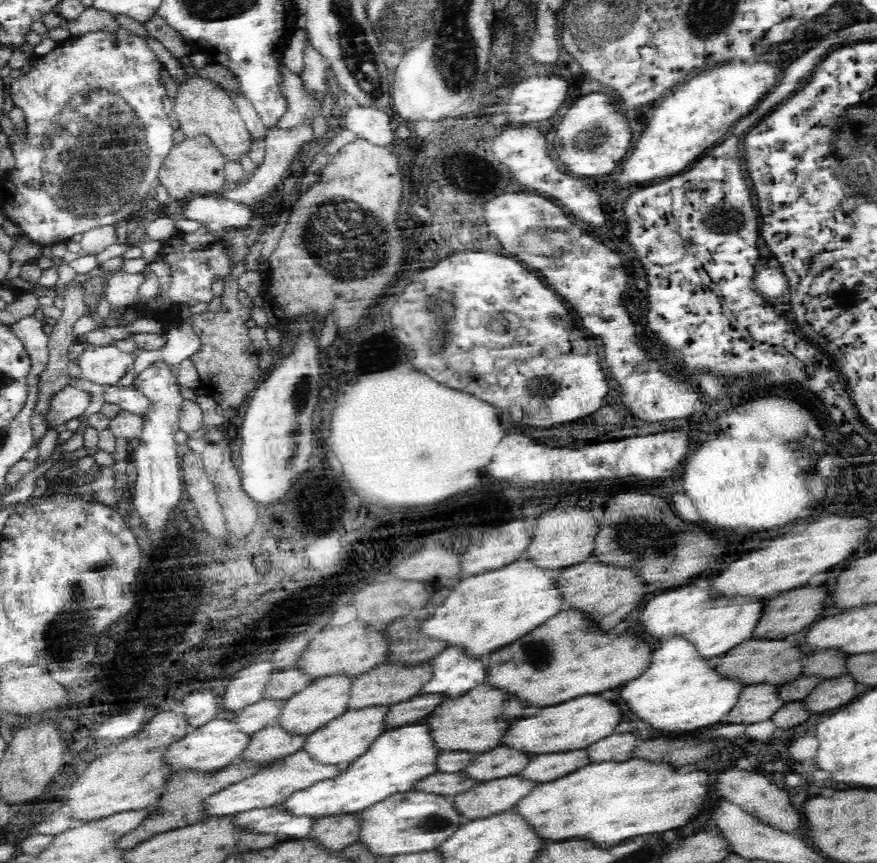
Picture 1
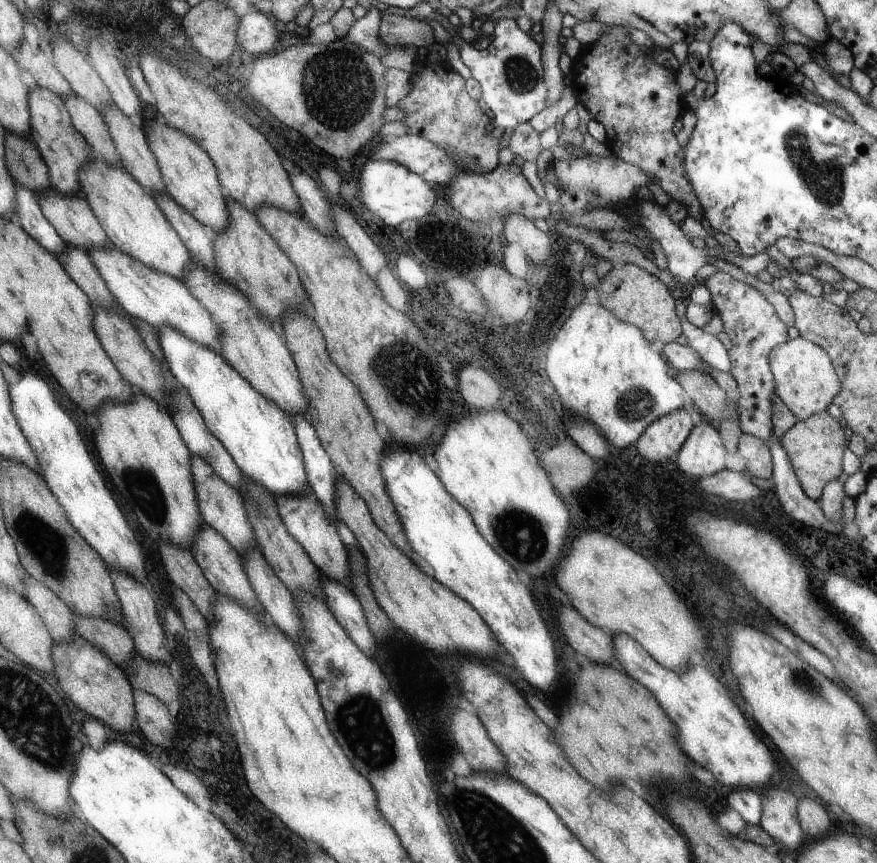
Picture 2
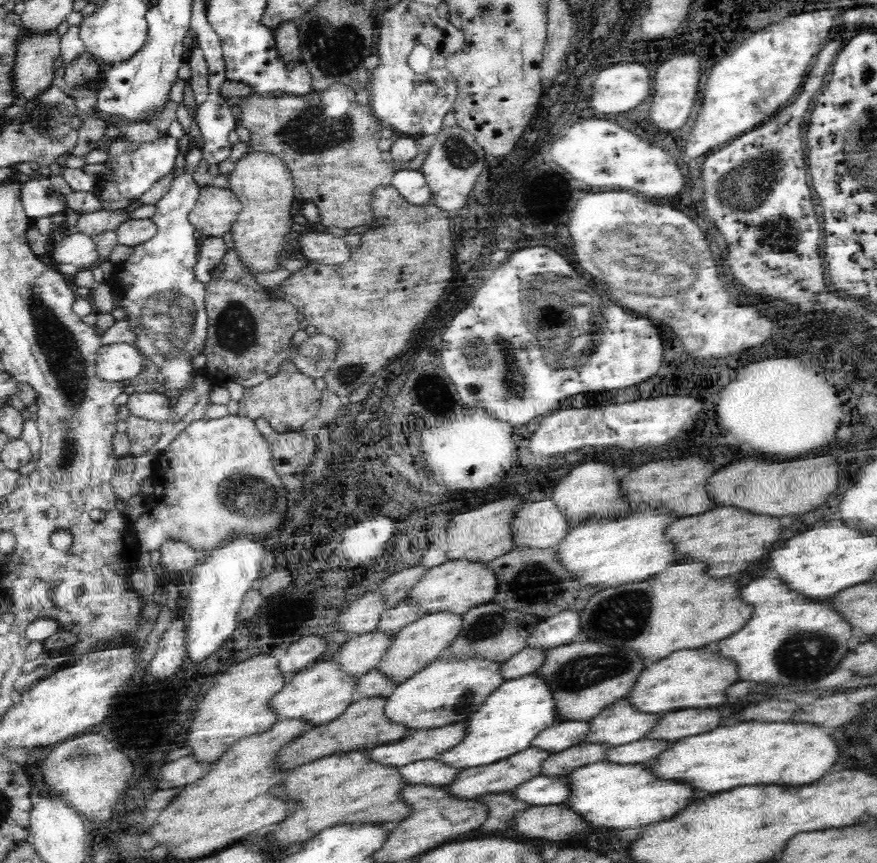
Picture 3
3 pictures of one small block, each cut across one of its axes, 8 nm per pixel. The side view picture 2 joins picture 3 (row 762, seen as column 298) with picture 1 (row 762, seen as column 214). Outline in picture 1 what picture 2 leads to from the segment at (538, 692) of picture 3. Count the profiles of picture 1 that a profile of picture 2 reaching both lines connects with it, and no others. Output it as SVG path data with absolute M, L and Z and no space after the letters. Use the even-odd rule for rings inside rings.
M418 722L395 729L385 730L367 747L366 752L345 765L334 778L315 782L312 786L292 792L284 802L274 808L282 813L298 817L329 817L337 814L358 813L366 807L374 806L396 793L414 789L420 779L438 771L436 758L440 750L431 740L426 723Z

